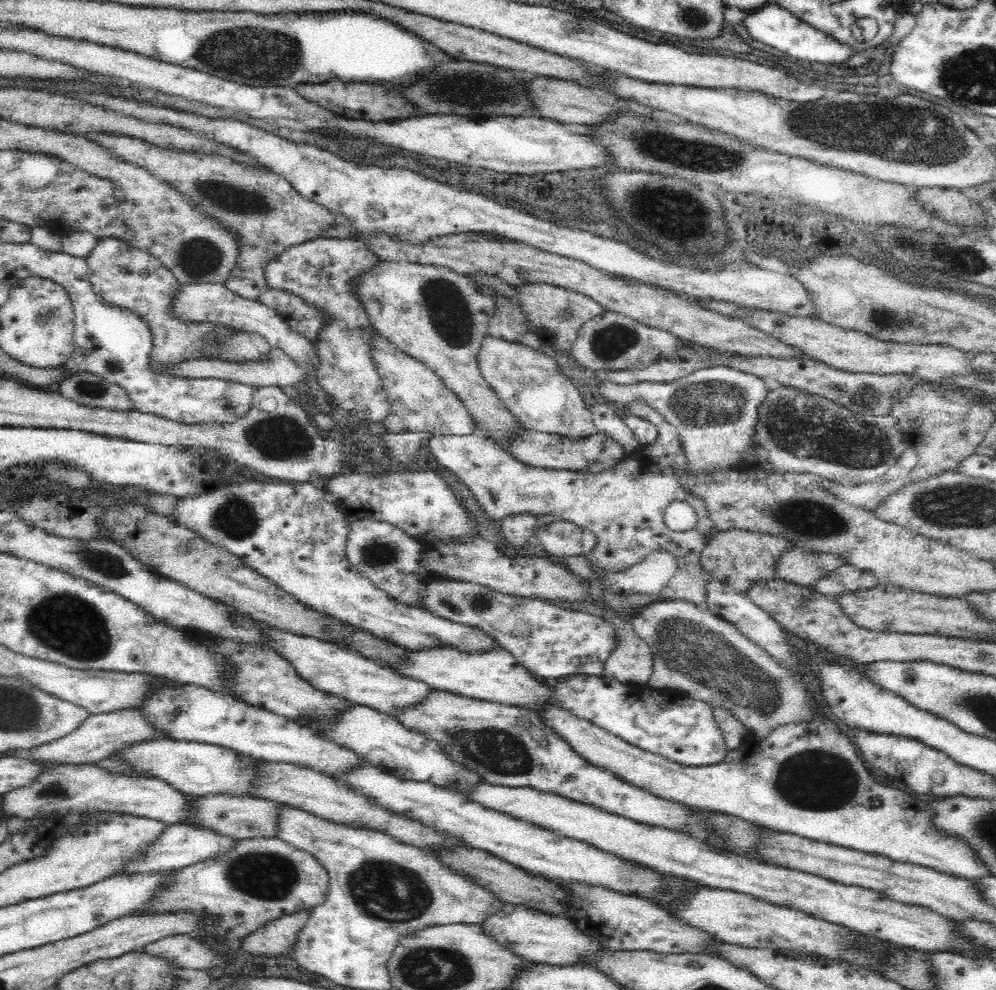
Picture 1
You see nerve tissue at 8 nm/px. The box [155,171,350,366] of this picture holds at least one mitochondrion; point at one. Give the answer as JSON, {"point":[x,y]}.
{"point":[243,200]}

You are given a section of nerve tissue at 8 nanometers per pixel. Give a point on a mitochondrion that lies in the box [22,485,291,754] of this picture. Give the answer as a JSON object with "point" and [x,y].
{"point":[71,627]}

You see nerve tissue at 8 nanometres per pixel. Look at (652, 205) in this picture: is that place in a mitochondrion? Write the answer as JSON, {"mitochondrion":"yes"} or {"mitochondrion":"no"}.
{"mitochondrion":"yes"}

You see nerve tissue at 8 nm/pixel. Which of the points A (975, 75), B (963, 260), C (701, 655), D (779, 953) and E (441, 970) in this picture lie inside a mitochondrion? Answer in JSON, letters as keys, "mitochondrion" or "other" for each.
{"A":"mitochondrion","B":"mitochondrion","C":"mitochondrion","D":"other","E":"mitochondrion"}

